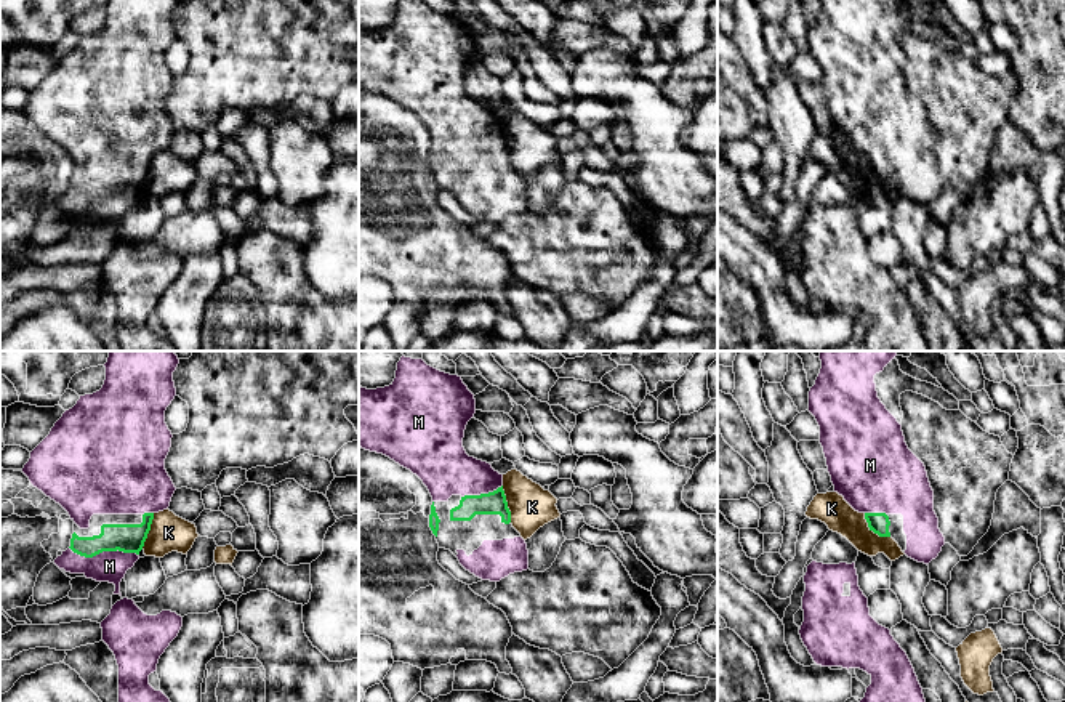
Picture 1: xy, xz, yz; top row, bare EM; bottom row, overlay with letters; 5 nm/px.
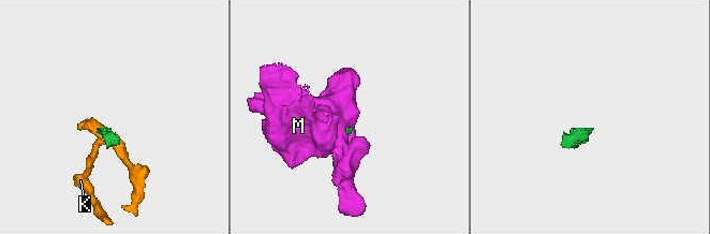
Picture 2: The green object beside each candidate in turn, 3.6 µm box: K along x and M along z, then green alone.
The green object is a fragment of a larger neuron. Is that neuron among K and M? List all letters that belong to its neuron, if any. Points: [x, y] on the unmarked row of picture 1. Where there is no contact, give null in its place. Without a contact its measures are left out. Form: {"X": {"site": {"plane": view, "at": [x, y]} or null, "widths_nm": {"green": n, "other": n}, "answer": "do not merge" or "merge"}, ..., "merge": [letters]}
{"K": {"site": {"plane": "yz", "at": [873, 172]}, "widths_nm": {"green": 100, "other": 160}, "answer": "do not merge"}, "M": {"site": {"plane": "xy", "at": [103, 191]}, "widths_nm": {"green": 140, "other": 160}, "answer": "merge"}, "merge": ["M"]}

